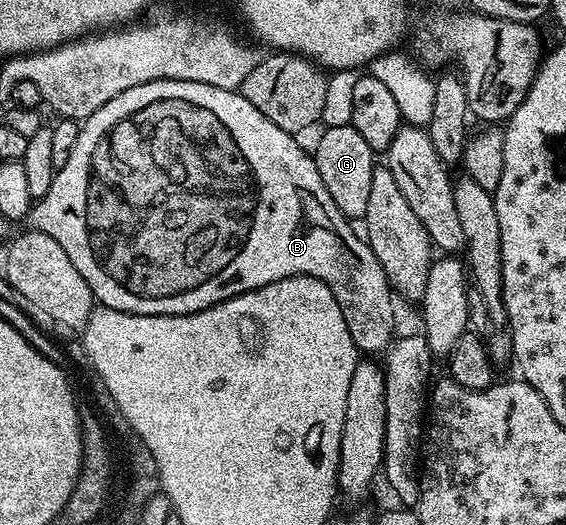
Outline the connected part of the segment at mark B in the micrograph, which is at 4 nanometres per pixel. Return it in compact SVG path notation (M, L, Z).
M158 80L157 82L145 82L145 86L133 86L133 90L125 90L125 94L117 94L117 98L112 98L109 102L105 102L105 106L101 106L101 110L97 110L89 117L88 120L82 121L79 129L79 137L77 138L77 146L73 146L73 150L69 154L69 162L65 162L65 166L61 166L56 171L53 178L53 186L49 186L49 190L43 196L42 200L38 201L32 207L29 217L34 231L44 232L49 234L49 238L53 238L61 245L61 250L65 250L65 254L69 254L69 262L73 262L73 266L77 270L77 274L81 274L81 278L85 278L85 282L89 286L92 297L102 307L112 308L113 310L121 310L128 312L131 316L188 316L194 312L200 312L206 308L211 308L215 304L221 303L222 300L232 300L235 296L240 296L246 292L252 292L258 288L269 286L273 282L281 282L285 278L293 278L294 276L312 276L318 280L323 280L325 286L329 286L329 290L333 290L333 298L337 298L337 302L341 306L343 316L347 320L349 326L349 334L353 338L355 347L363 354L375 354L371 352L379 352L382 348L387 348L387 353L381 359L381 367L383 369L383 377L385 378L385 446L383 447L383 466L381 469L382 479L387 479L389 487L395 491L395 496L400 505L415 506L419 503L419 477L421 472L421 449L425 444L425 409L429 404L429 381L431 376L431 363L433 357L426 338L422 334L415 336L403 336L400 340L395 340L391 344L391 335L395 332L395 304L391 301L393 297L393 289L391 283L387 281L385 270L381 266L381 262L377 262L377 254L373 254L373 250L367 244L366 239L362 235L359 236L354 232L352 221L341 214L341 210L337 210L337 202L333 202L333 198L329 198L329 190L325 190L325 182L321 182L321 174L317 174L317 166L315 165L315 157L310 151L307 152L298 144L296 137L292 133L281 130L281 126L273 126L273 122L269 122L269 118L265 118L265 114L261 114L261 110L257 110L257 106L253 106L253 102L249 102L238 90L229 88L218 88L217 86L205 86L201 82L185 82L184 80Z

